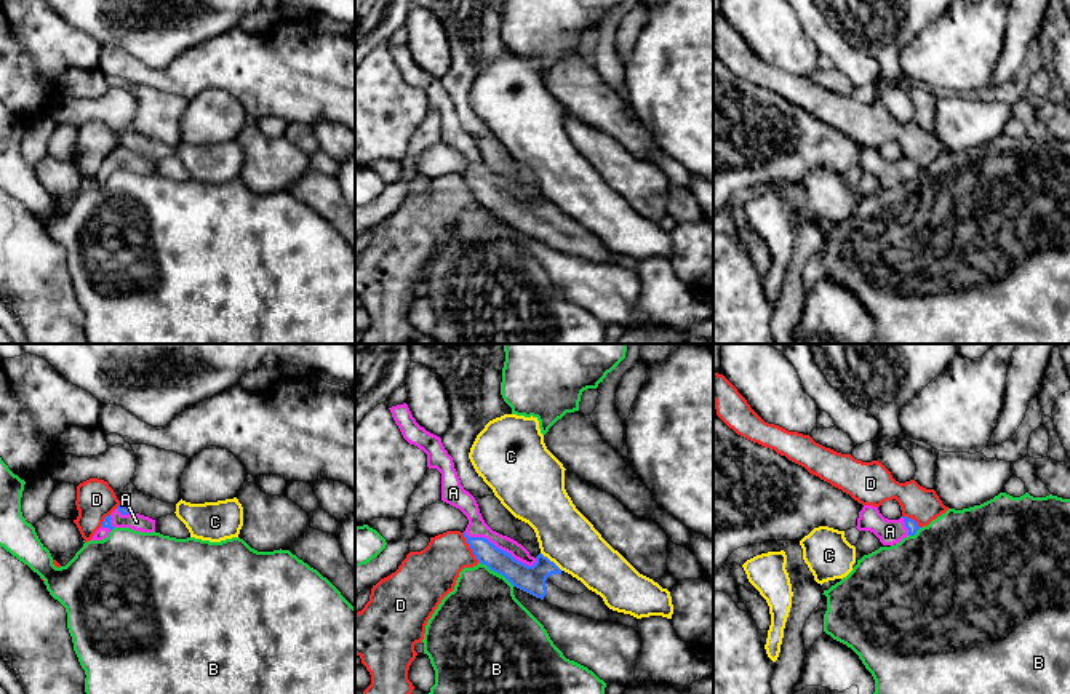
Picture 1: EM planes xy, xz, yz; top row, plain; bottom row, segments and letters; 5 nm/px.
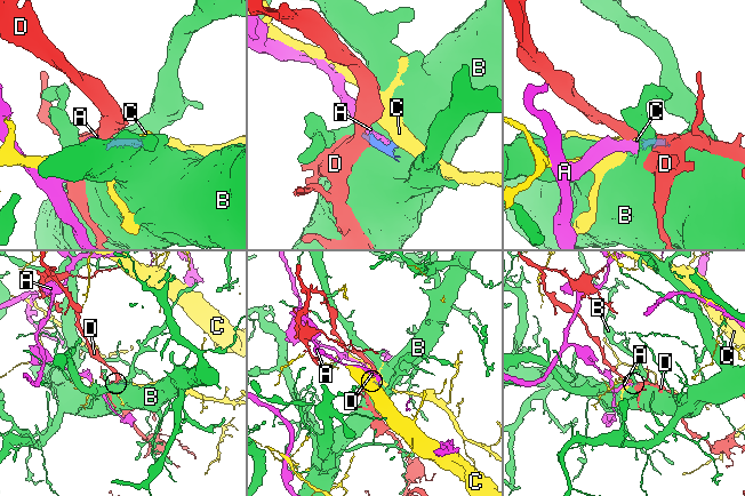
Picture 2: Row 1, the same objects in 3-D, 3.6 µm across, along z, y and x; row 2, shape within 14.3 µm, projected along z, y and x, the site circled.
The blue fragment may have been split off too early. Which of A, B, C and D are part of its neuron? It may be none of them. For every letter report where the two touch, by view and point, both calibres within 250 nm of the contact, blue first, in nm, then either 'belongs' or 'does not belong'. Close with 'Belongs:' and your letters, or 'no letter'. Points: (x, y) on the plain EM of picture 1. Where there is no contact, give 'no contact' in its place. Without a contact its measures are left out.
A: xz (499, 191) | 140/100 nm | belongs
B: xz (496, 213) | 140/400 nm | does not belong
C: xz (552, 203) | 140/280 nm | does not belong
D: xz (469, 187) | 120/260 nm | does not belong
Belongs: A

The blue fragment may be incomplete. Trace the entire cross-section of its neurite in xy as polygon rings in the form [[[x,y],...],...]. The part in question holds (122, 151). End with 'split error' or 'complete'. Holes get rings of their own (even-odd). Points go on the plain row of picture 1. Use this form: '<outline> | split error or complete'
[[[120,146],[109,158],[104,160],[101,170],[94,174],[93,182],[102,182],[114,170],[130,170],[141,174],[154,174],[155,162],[134,155]]] | split error

